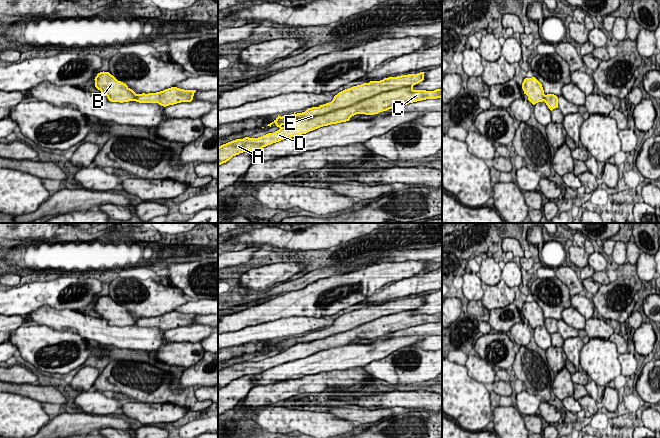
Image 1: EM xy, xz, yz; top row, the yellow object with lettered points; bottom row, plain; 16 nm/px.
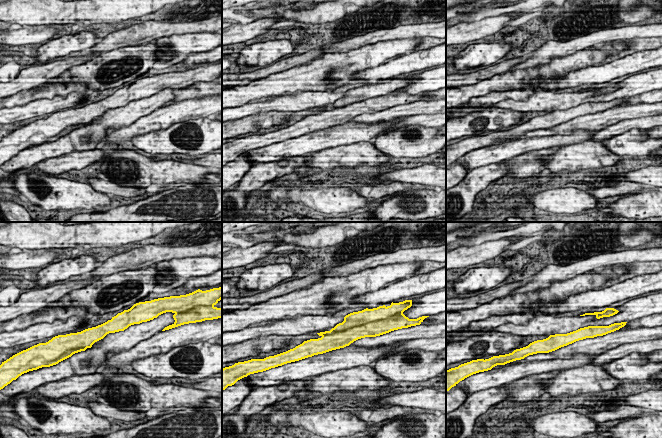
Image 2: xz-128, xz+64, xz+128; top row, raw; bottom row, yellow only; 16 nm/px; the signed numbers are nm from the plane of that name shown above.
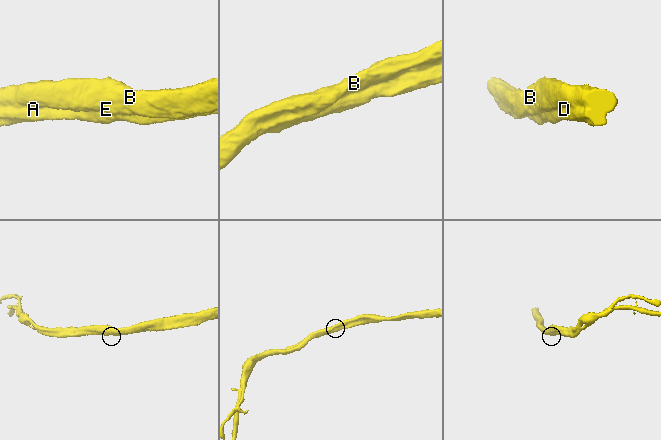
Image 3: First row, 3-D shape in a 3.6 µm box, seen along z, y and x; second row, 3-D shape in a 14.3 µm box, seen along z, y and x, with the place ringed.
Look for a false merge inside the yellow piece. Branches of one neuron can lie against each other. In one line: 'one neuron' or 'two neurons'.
one neuron

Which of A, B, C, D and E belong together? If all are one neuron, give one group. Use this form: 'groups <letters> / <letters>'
groups A B C D E

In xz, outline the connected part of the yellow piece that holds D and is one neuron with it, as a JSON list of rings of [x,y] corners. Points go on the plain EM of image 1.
[[[424,297],[401,299],[397,301],[388,301],[380,305],[370,305],[361,309],[353,310],[345,313],[334,320],[329,327],[320,329],[319,331],[308,332],[305,336],[291,339],[279,340],[267,350],[275,347],[280,353],[263,359],[258,362],[245,361],[243,363],[236,363],[218,371],[218,390],[229,385],[233,380],[239,379],[245,375],[256,375],[263,371],[279,366],[281,364],[306,358],[310,355],[318,353],[323,350],[337,348],[349,345],[350,342],[356,338],[374,339],[383,335],[387,335],[394,331],[406,329],[409,327],[422,325],[426,323],[437,323],[442,321],[442,313],[434,315],[414,314],[413,310],[424,304]]]

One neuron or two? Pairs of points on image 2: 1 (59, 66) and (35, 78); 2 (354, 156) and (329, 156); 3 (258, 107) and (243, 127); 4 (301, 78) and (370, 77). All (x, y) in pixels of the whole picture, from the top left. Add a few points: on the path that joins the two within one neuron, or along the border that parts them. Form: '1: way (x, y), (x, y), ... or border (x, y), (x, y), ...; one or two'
1: way (53, 69), (41, 74); one
2: way (348, 156), (335, 156); one
3: border (270, 111), (255, 113), (232, 120); two
4: border (375, 66), (358, 71), (347, 83); two

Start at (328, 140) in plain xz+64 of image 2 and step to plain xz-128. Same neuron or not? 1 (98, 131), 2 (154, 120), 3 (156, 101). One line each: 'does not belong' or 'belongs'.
1: does not belong
2: belongs
3: does not belong

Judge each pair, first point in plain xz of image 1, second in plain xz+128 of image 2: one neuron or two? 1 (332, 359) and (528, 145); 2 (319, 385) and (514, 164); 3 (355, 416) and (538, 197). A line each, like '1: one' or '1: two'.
1: one
2: two
3: two

